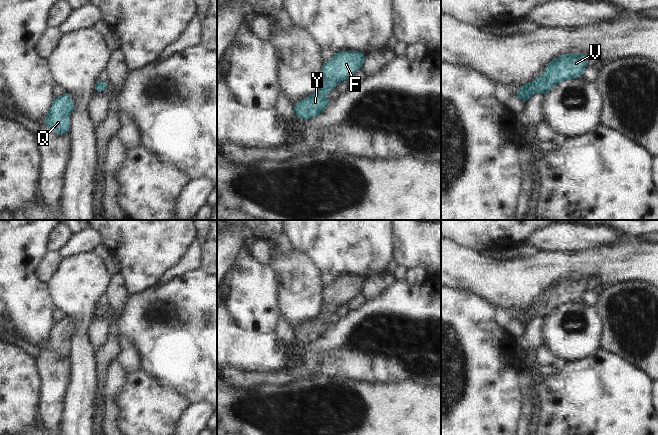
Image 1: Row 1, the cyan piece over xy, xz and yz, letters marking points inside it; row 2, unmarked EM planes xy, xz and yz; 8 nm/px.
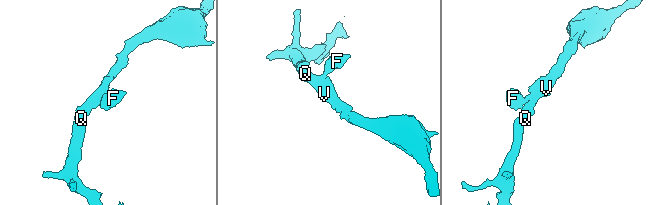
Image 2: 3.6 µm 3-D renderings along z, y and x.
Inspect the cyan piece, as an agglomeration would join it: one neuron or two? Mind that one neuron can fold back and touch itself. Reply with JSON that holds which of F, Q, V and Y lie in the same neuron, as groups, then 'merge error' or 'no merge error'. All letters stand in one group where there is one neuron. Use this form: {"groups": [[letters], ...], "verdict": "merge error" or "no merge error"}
{"groups": [["F", "Q", "V", "Y"]], "verdict": "no merge error"}

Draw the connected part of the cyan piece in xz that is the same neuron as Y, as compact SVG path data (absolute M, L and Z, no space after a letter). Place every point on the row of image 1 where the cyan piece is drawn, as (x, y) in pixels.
M343 51L336 53L332 59L325 62L322 68L321 88L293 105L298 118L309 119L323 112L330 104L326 92L333 90L340 81L347 81L351 75L361 69L365 55L358 51Z

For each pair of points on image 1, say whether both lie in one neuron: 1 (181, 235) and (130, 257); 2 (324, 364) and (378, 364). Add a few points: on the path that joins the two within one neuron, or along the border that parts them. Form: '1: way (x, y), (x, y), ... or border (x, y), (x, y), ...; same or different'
1: way (168, 235), (152, 235), (143, 244); same
2: way (337, 364), (365, 364); same

